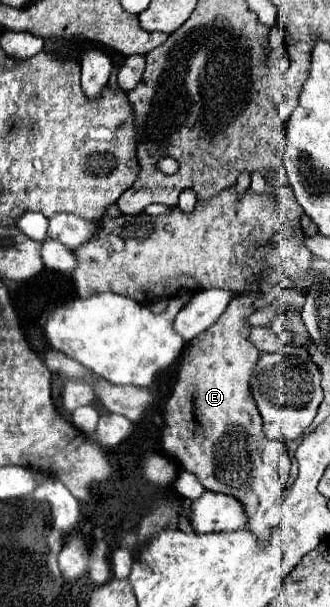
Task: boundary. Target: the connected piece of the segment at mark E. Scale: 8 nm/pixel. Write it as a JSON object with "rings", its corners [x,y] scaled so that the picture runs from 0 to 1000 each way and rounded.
{"rings":[[[724,484],[700,491],[700,501],[676,521],[639,540],[567,563],[536,616],[536,633],[500,669],[506,705],[494,715],[494,738],[530,758],[542,758],[561,774],[585,778],[627,807],[676,811],[730,824],[755,853],[748,873],[761,873],[779,886],[809,890],[833,860],[839,830],[870,804],[882,755],[852,728],[809,725],[809,718],[797,718],[797,692],[761,652],[761,619],[791,580],[761,567],[761,560],[748,560],[748,547],[767,540],[755,534],[755,521],[773,514],[773,498],[791,488],[797,484]]]}

